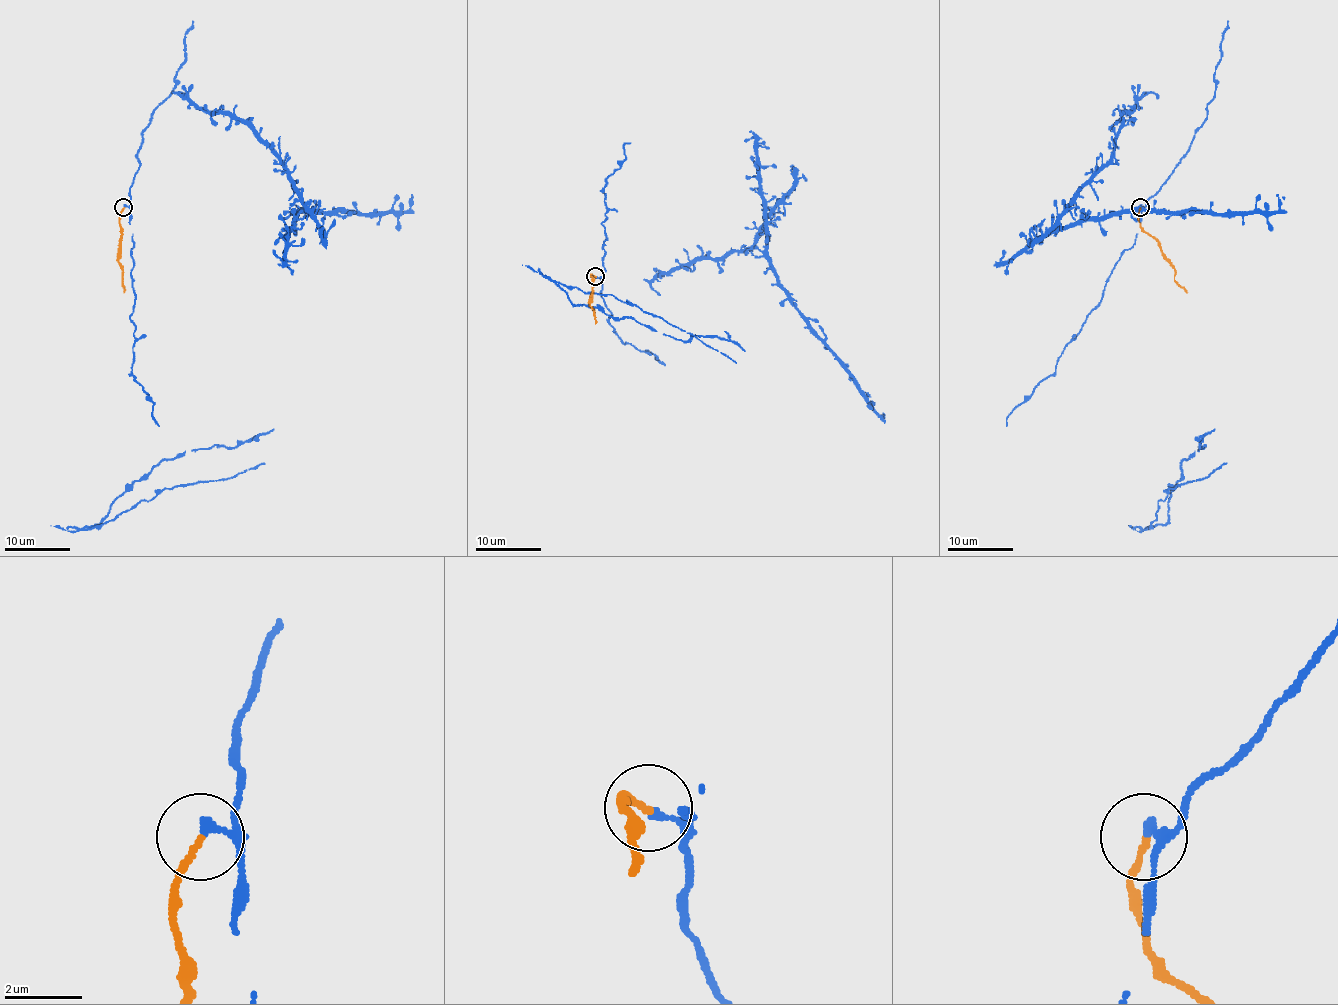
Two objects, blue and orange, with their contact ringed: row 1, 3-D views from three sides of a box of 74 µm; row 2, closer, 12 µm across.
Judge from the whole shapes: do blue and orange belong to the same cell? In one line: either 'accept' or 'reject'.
reject

